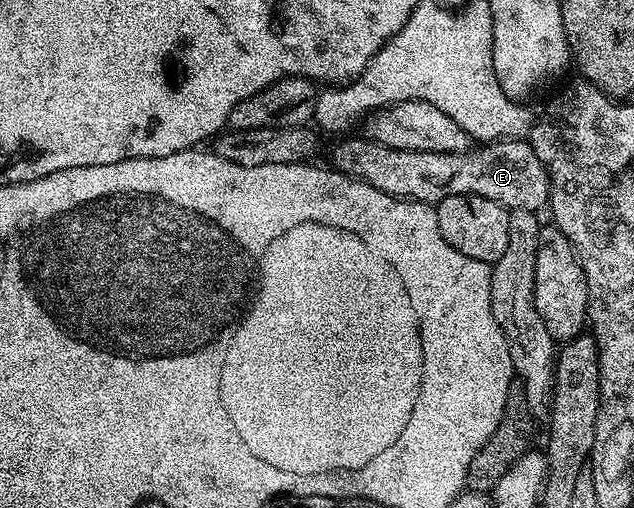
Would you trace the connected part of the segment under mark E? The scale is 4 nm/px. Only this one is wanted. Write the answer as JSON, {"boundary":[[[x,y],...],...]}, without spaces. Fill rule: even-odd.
{"boundary":[[[363,136],[341,141],[331,154],[332,167],[367,182],[387,195],[408,201],[436,204],[447,196],[477,195],[495,200],[505,209],[544,209],[549,200],[549,174],[524,139],[498,139],[463,153],[419,152],[387,148]]]}

